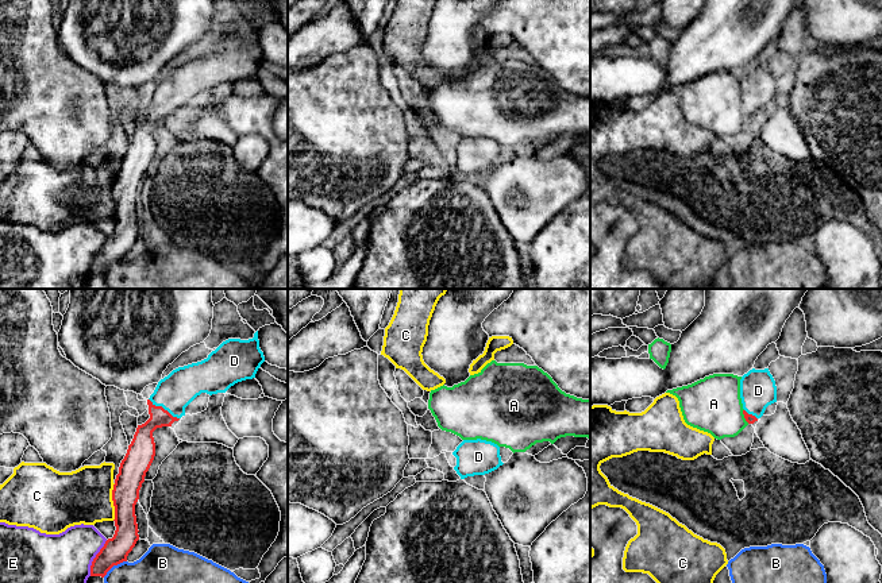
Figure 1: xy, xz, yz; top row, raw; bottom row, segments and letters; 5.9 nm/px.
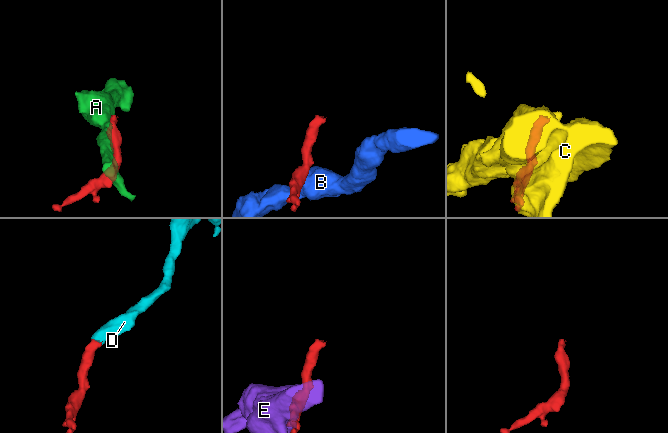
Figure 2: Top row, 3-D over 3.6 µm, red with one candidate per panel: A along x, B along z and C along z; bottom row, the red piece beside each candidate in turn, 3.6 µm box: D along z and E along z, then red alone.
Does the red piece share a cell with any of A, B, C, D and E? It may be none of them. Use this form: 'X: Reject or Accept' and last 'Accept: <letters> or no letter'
A: Reject
B: Reject
C: Reject
D: Accept
E: Reject
Accept: D

